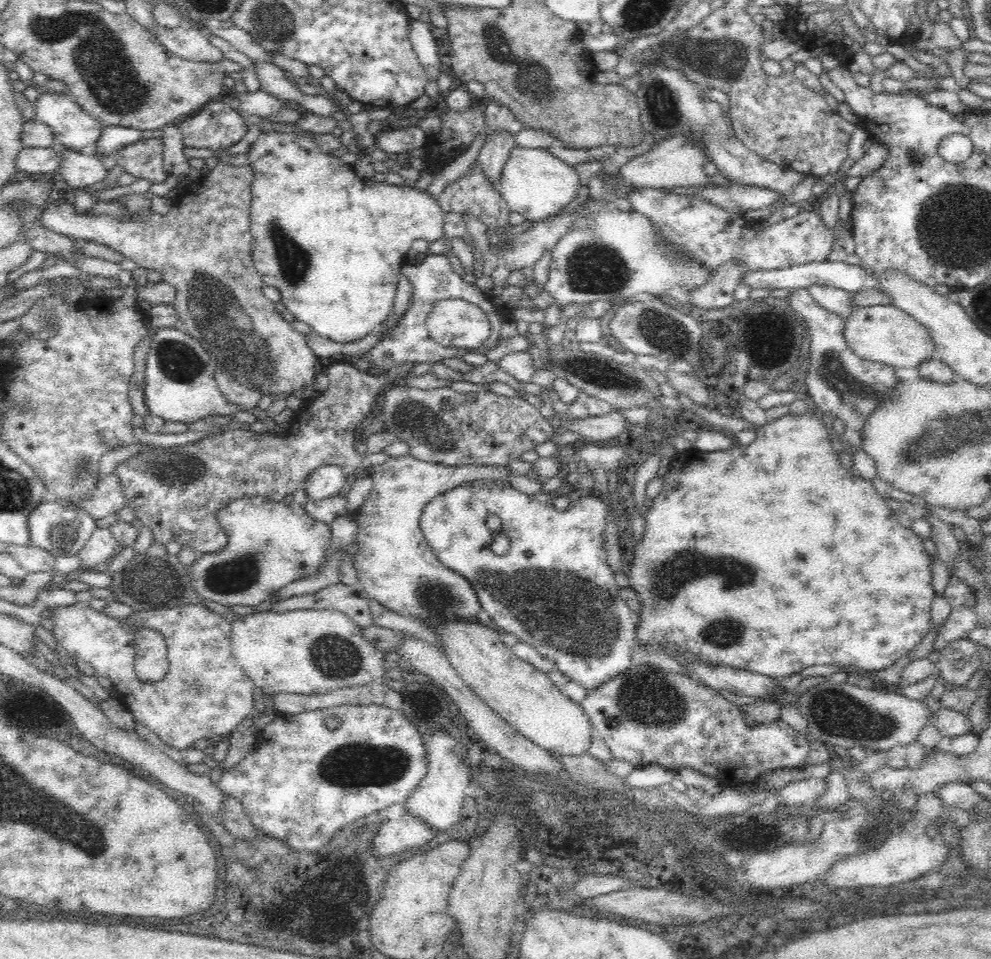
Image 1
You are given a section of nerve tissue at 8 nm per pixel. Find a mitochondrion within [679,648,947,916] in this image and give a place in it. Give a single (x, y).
(838, 713)

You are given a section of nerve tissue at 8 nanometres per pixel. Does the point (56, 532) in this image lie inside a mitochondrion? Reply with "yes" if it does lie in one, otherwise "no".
yes

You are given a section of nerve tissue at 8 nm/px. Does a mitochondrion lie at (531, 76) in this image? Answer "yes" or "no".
yes

